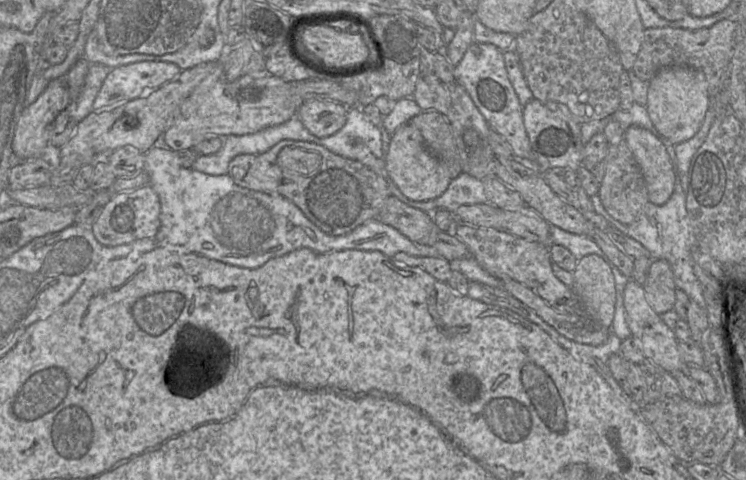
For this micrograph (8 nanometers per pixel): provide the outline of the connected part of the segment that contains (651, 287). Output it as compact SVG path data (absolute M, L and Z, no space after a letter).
M665 259L652 260L642 285L652 308L659 315L674 308L676 285L672 268Z

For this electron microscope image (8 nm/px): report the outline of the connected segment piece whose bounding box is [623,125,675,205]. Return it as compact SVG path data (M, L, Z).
M637 125L624 130L623 138L641 169L648 201L664 204L671 196L675 182L665 146L651 131Z

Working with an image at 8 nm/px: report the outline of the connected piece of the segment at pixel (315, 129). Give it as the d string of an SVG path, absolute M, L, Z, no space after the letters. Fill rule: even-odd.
M308 100L298 108L296 116L306 129L319 138L338 132L346 123L348 107L327 100Z

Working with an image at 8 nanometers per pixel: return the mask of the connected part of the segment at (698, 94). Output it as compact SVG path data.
M673 65L660 69L649 81L645 107L659 133L676 145L698 132L709 103L710 95L704 73L697 68Z

